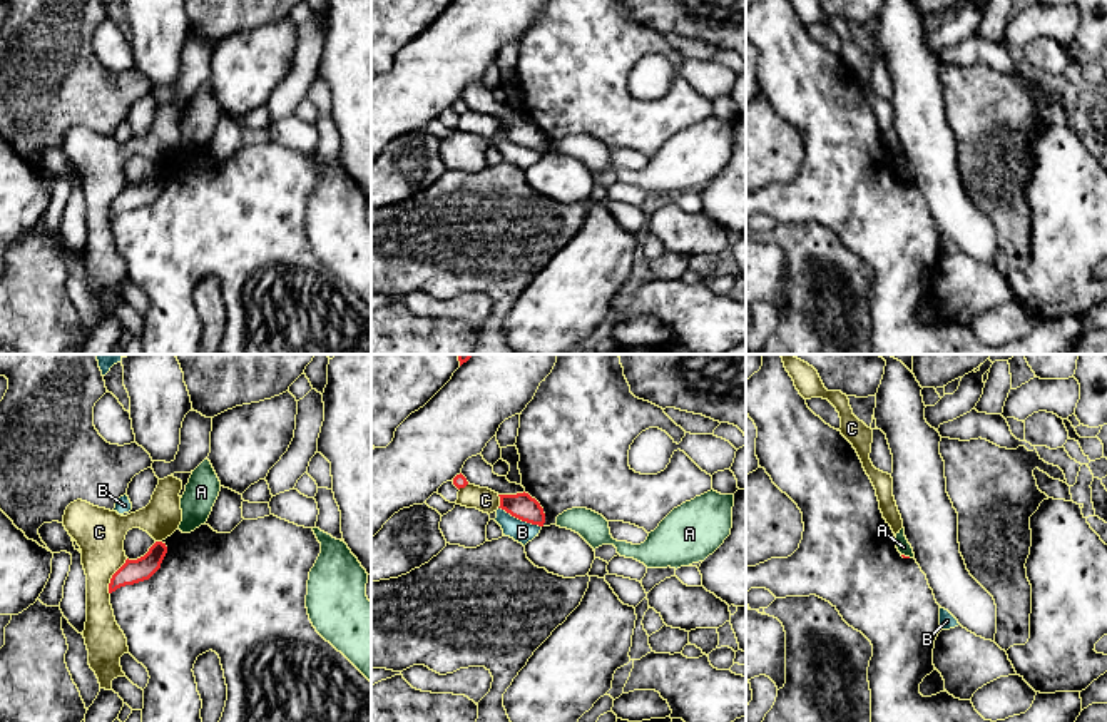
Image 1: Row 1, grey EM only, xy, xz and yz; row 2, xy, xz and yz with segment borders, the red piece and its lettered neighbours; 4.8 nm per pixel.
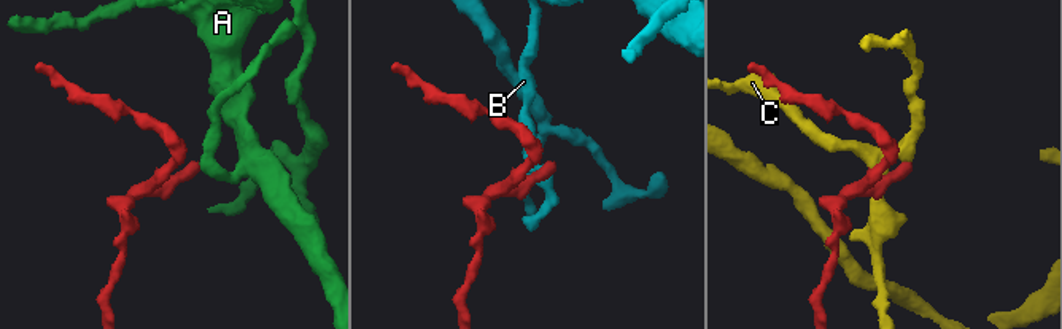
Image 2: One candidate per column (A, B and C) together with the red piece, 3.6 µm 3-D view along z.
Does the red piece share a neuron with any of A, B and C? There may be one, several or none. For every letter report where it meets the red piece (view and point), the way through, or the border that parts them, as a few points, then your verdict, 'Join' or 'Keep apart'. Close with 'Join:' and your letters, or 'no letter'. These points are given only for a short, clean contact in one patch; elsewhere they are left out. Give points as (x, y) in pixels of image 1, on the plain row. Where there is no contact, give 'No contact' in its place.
A: Touches red at yz (907, 183). Boundary: yz (902, 179), (910, 183). Keep apart
B: Touches red at xz (520, 144). Boundary: xz (499, 132), (540, 152). Keep apart
C: Touches red at xy (112, 203). Keep apart
Join: no letter

